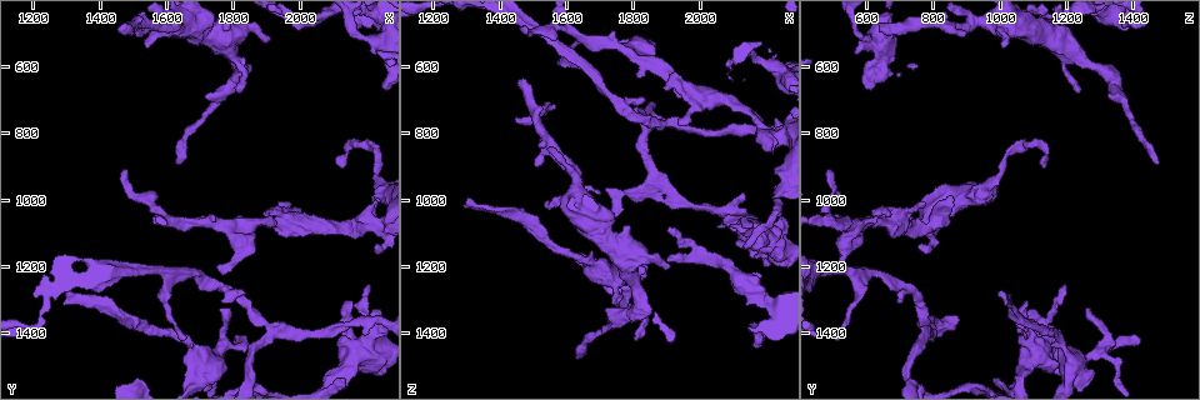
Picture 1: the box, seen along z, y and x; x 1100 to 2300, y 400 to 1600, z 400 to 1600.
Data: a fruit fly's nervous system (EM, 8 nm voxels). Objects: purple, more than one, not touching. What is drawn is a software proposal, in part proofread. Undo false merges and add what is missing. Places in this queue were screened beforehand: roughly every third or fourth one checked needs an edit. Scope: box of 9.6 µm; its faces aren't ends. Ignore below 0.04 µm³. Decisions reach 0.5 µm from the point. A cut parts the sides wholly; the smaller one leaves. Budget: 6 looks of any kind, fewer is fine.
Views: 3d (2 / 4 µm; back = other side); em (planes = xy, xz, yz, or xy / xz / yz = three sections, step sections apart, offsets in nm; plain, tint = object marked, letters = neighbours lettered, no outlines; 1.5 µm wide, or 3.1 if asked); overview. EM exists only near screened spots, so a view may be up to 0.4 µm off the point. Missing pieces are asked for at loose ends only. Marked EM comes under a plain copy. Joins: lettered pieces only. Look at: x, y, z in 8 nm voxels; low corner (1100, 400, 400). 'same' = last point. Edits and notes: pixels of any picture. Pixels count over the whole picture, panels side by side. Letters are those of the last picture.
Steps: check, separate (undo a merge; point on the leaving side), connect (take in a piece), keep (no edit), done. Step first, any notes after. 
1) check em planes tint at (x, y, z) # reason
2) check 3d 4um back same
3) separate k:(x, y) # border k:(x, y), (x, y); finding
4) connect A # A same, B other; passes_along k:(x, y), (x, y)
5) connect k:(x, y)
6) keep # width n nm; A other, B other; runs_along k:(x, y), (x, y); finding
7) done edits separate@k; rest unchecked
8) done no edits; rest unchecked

check 3d 2um back at (2130, 900, 1130) # tapers out

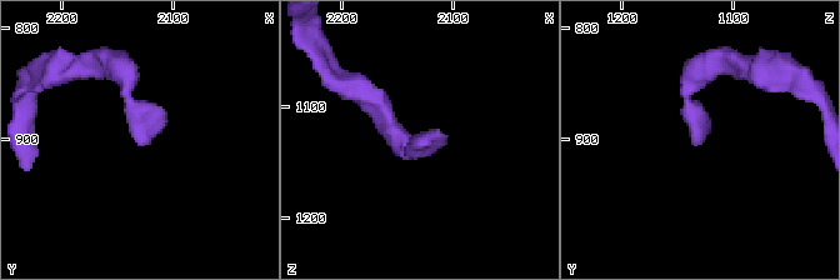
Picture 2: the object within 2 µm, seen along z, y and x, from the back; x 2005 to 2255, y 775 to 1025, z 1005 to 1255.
check em xz step 4 tint at (2130, 902, 1130)

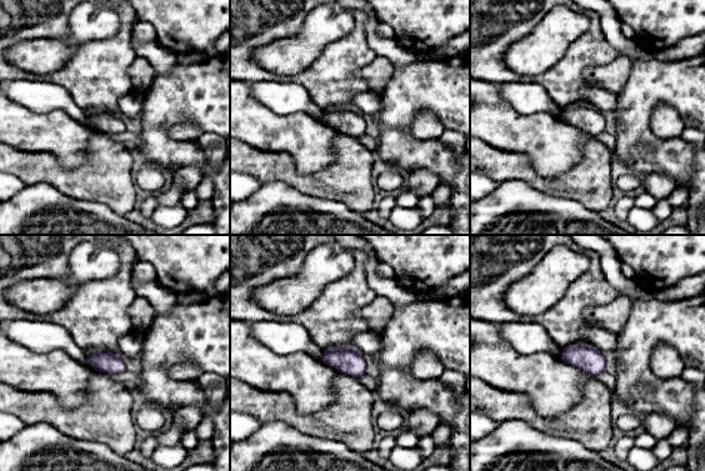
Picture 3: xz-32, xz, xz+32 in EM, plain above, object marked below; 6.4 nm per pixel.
check em yz step 8 letters same

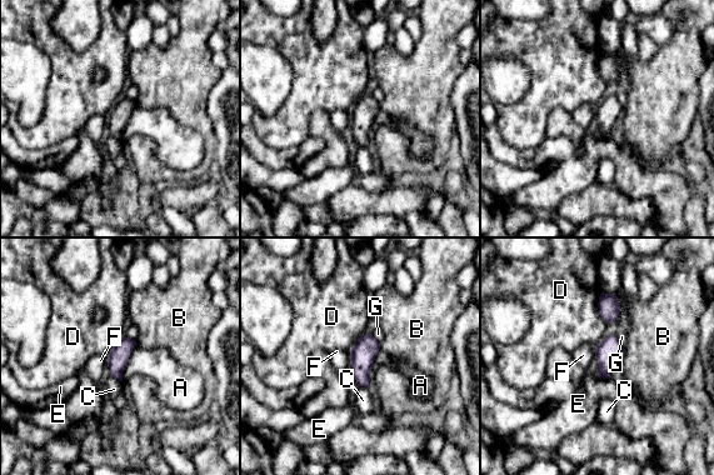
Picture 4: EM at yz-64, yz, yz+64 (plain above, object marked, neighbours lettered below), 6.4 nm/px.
keep # A other, B other, C other, D other, E other, F other, G other; border 4:(598, 374), (603, 378), (609, 378); no lettered piece goes on from it

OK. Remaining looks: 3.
check 3d 4um at (1630, 890, 1480) # branch stops here

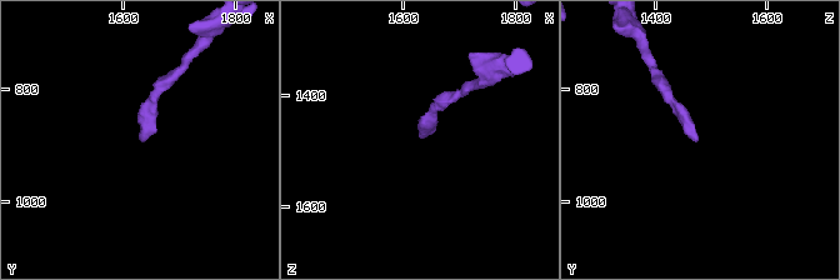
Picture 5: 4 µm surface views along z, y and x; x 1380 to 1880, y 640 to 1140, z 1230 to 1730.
check em planes letters at (1625, 885, 1480) # need the tissue

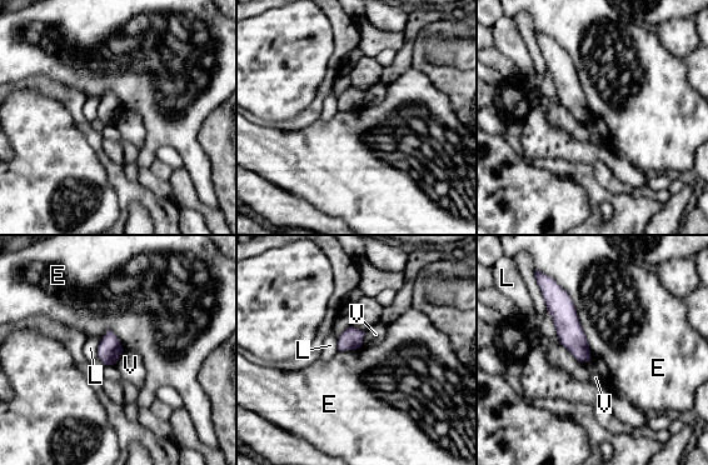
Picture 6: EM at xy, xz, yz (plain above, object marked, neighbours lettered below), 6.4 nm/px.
keep # E other, L other, V other; runs_along 6:(561, 294), (569, 333), (587, 358); no lettered piece goes on from it

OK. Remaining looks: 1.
check em planes letters at (1460, 470, 630)

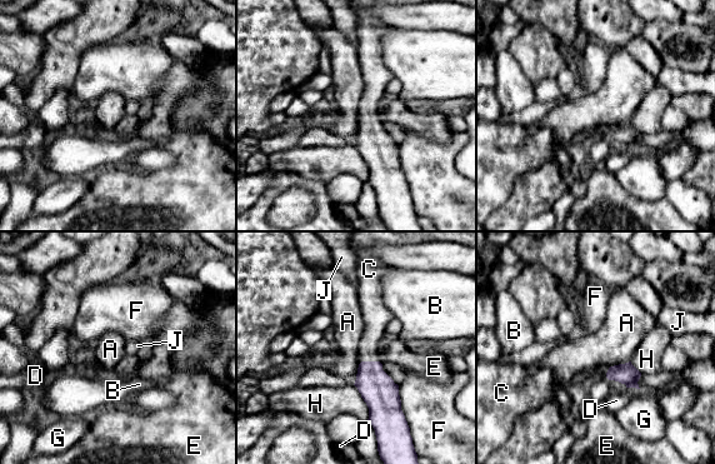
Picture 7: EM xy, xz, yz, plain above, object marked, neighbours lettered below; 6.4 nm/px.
connect C # A other, B other, C same, D other, E other, F other, G other, H other, J other; passes_along 7:(379, 392), (369, 362), (375, 324); the neuron continues

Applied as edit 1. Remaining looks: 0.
done edits connect@7; rest unchecked

